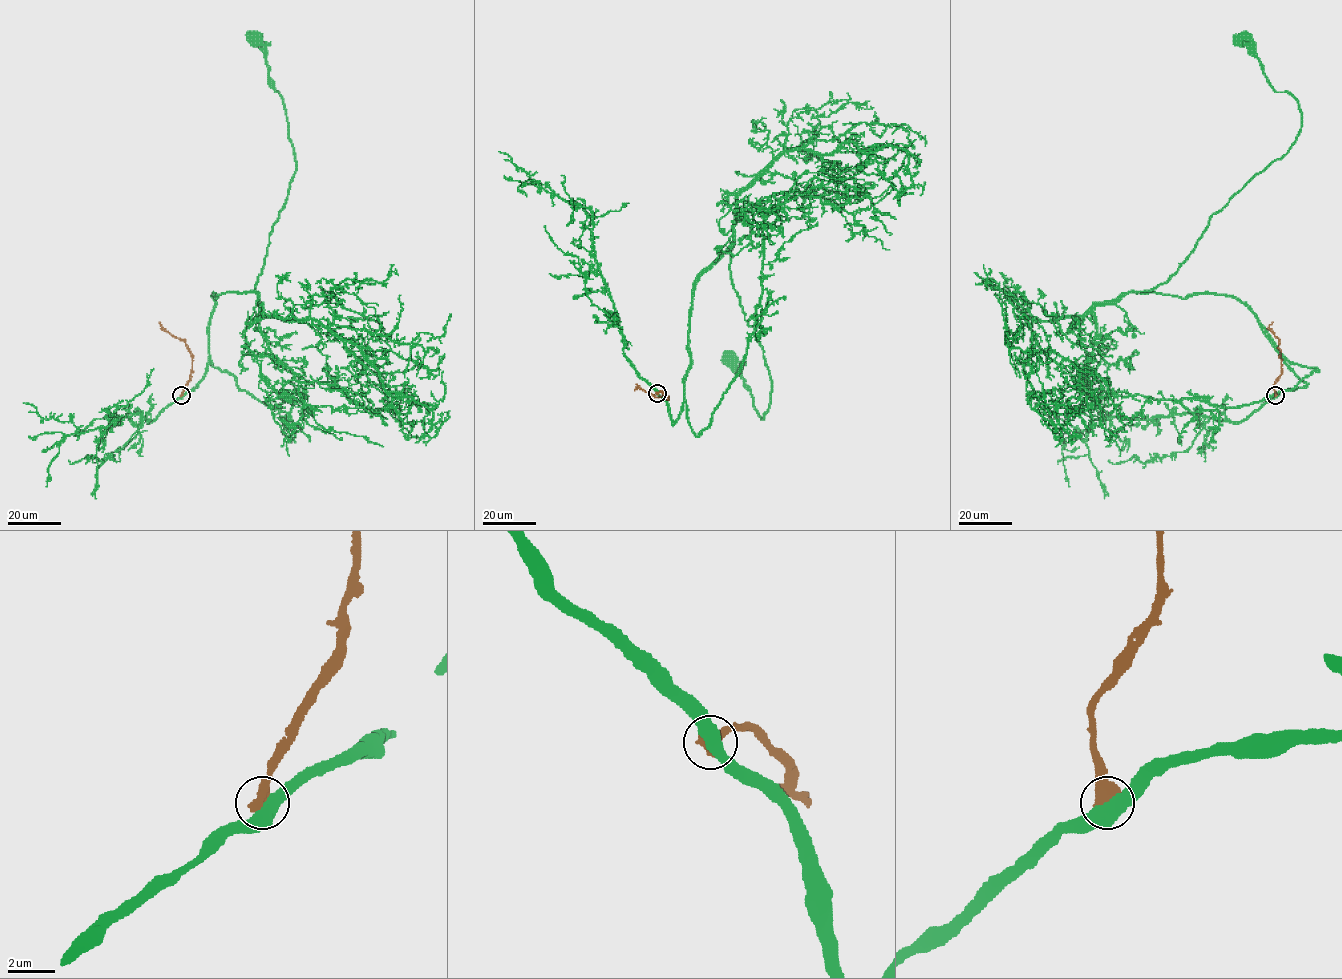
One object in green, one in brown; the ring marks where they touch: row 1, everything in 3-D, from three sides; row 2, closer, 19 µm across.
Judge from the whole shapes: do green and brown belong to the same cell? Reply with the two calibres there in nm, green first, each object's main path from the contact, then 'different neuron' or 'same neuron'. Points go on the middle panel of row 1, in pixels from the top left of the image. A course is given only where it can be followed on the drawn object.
550/650 nm | green via (657, 393), (674, 424), (690, 363), (695, 283), (729, 252), (733, 288), (771, 381), (763, 419), (731, 362) | brown via (657, 393), (661, 391), (668, 398), (656, 397), (638, 387), (634, 390) | different neuron

